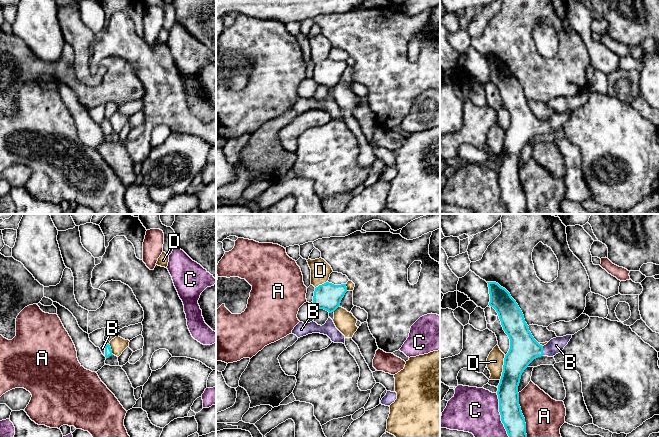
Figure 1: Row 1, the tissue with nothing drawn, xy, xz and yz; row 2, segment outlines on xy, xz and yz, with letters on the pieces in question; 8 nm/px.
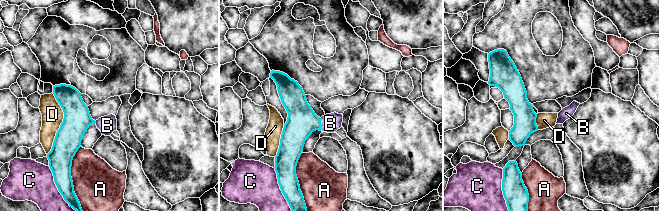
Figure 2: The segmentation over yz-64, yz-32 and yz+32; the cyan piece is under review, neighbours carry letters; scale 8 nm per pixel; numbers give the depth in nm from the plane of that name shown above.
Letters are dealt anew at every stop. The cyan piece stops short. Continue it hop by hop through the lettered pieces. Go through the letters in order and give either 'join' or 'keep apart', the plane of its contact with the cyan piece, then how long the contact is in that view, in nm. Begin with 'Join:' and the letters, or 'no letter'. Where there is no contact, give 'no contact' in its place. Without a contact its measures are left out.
Join: B
A: keep apart; contact in yz; length 360 nm
B: join; contact in yz; length 80 nm
C: keep apart; contact in yz; length 380 nm
D: keep apart; contact in yz; length 200 nm

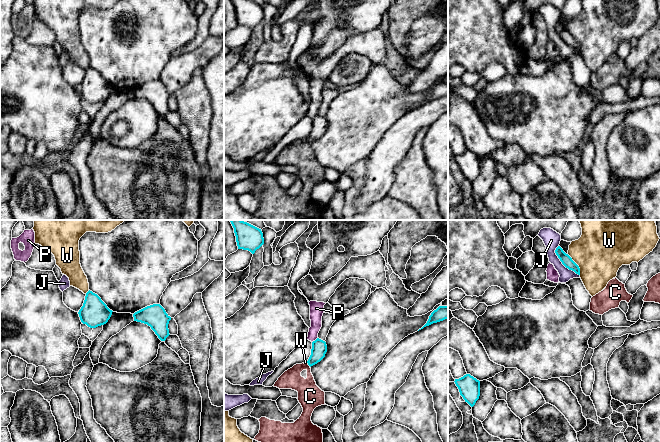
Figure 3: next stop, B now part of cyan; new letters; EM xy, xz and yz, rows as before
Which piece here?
Join: no letter
C: keep apart; contact in xz; length 40 nm
J: keep apart; contact in yz; length 300 nm
P: keep apart; contact in xz; length 60 nm
W: keep apart; contact in yz; length 200 nm

